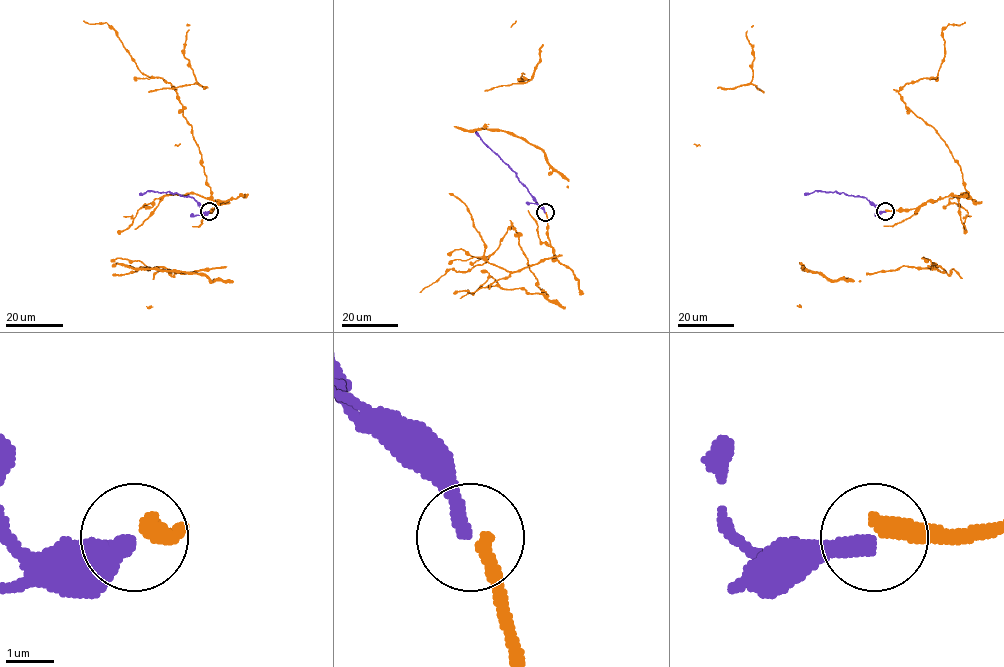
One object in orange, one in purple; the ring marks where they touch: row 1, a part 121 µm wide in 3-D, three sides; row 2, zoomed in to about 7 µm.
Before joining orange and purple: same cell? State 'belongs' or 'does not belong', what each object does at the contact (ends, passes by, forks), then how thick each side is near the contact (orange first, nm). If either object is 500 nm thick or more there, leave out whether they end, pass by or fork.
belongs; orange ends there; purple ends there; 380 nm thick on the orange side, 320 nm on the other

